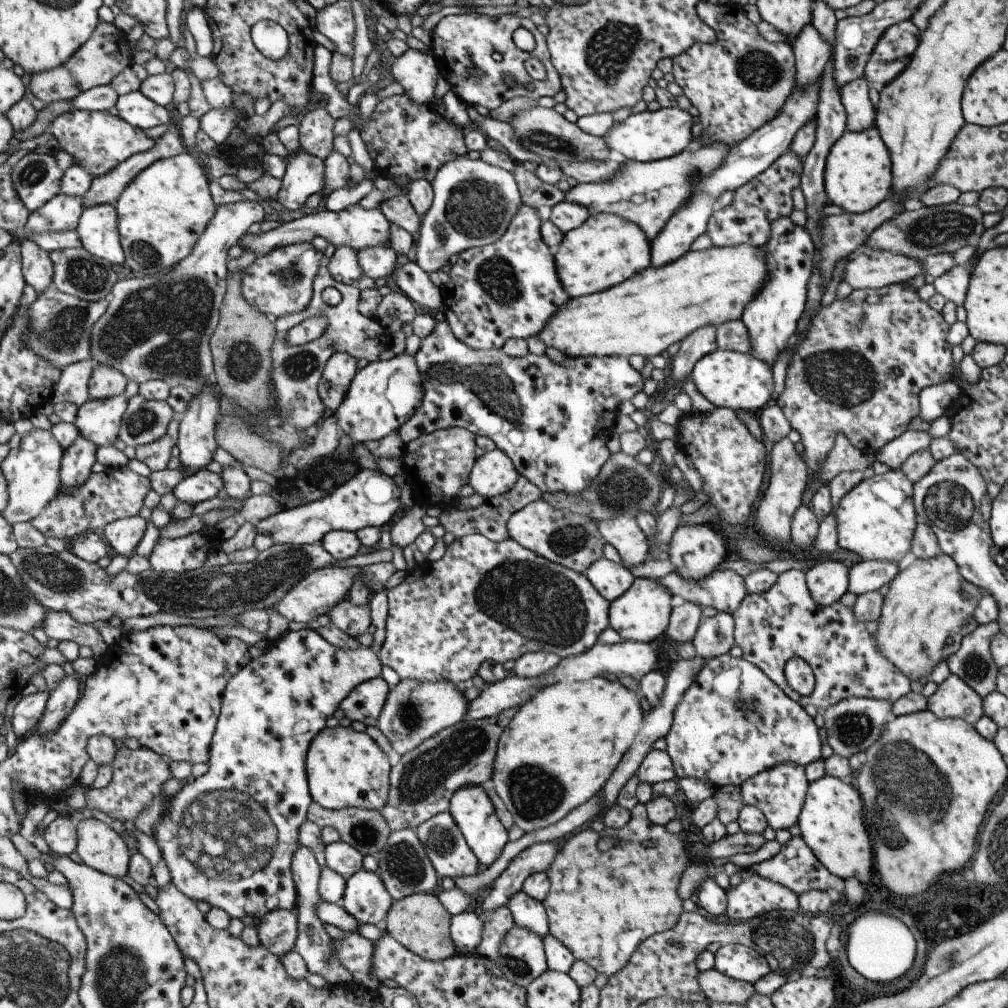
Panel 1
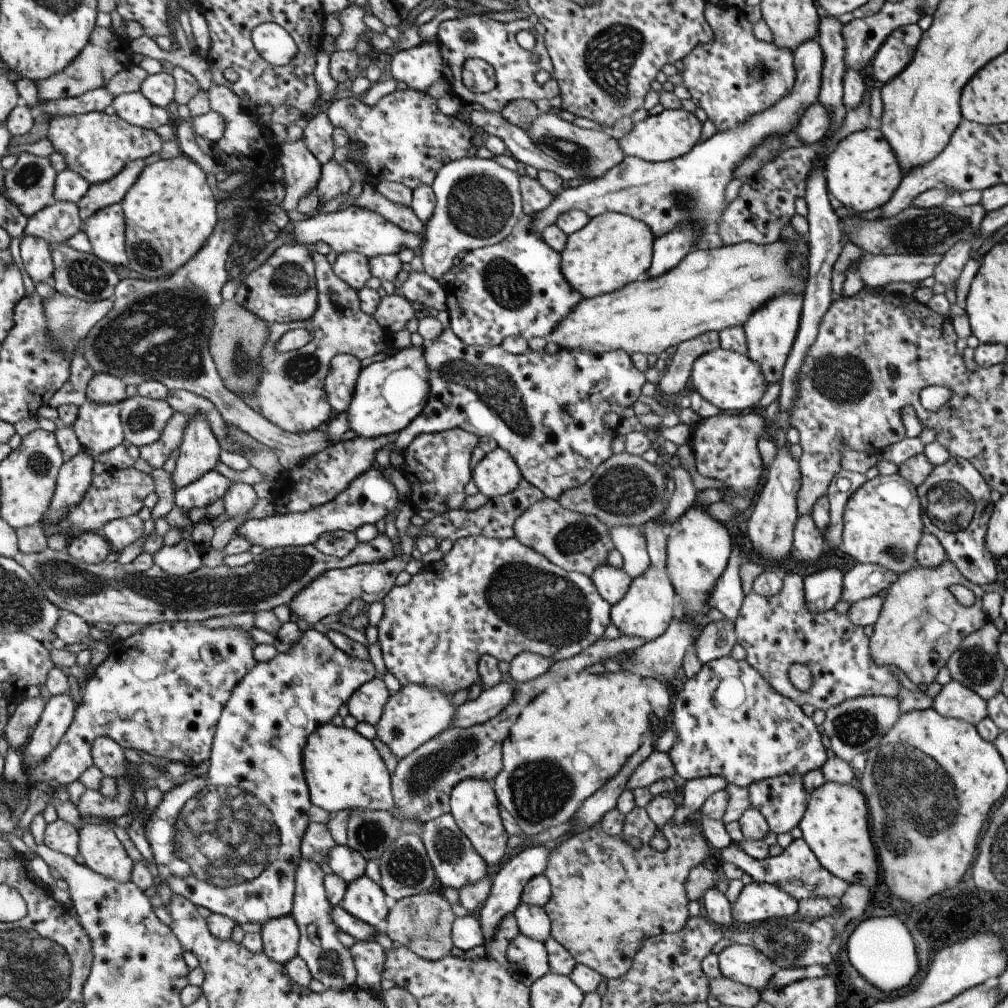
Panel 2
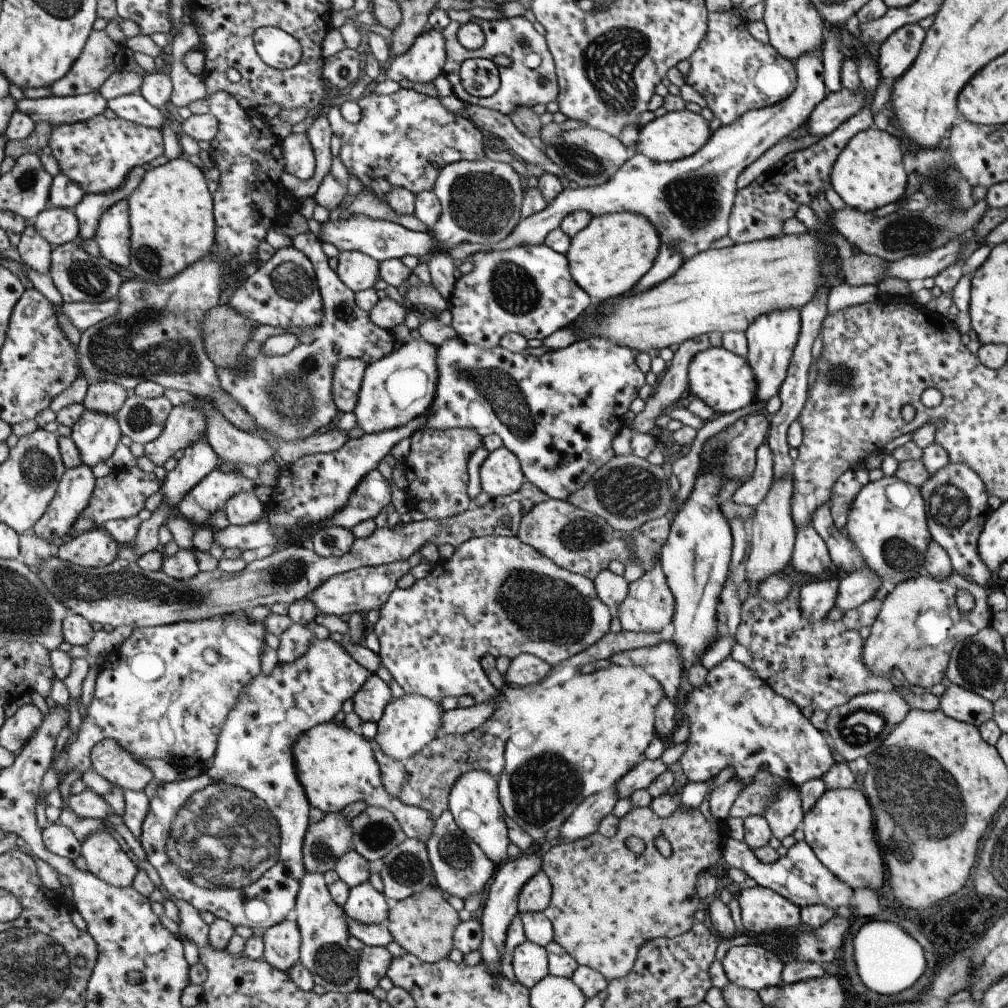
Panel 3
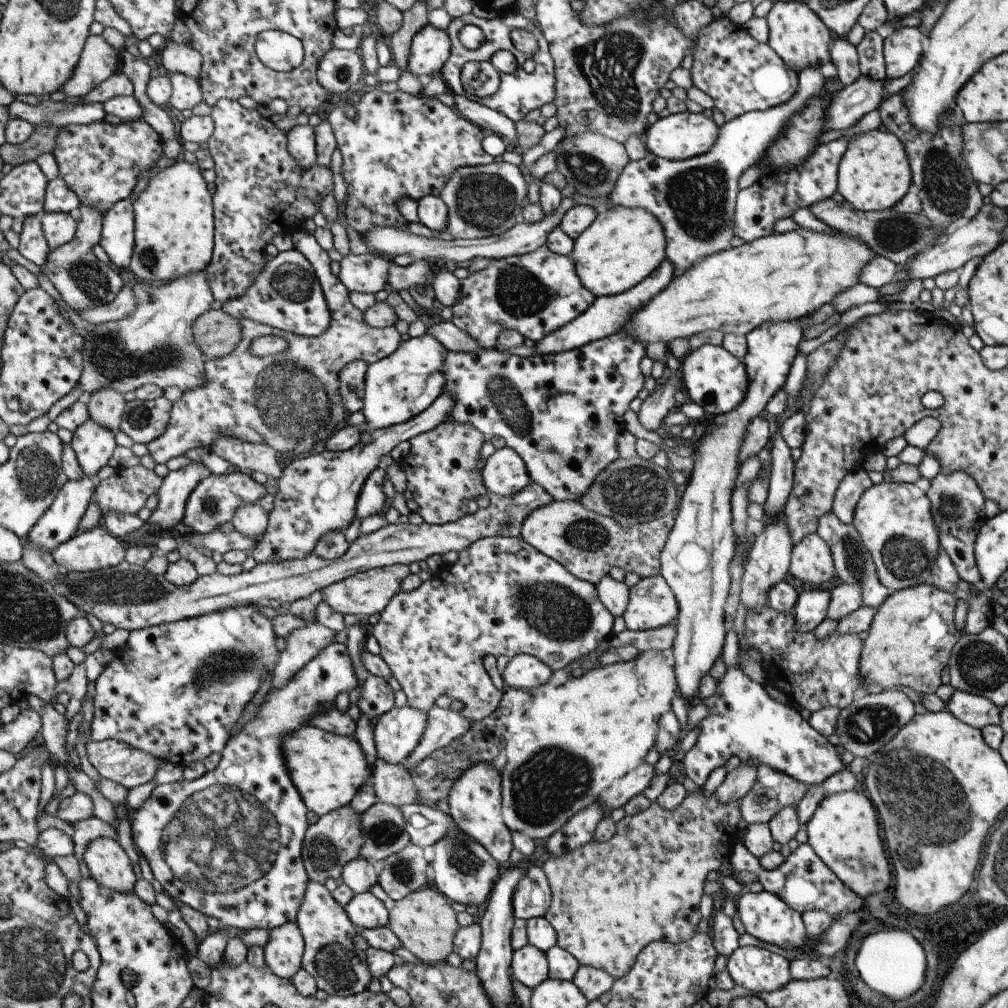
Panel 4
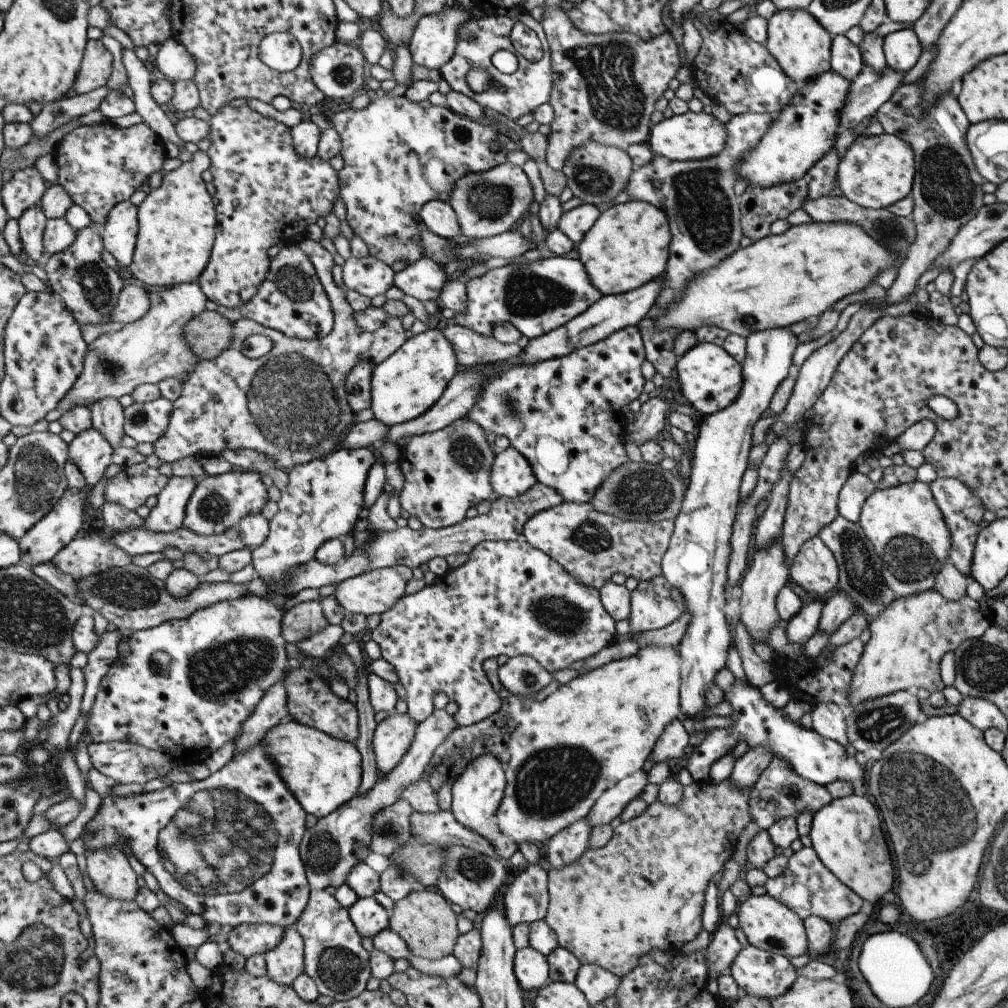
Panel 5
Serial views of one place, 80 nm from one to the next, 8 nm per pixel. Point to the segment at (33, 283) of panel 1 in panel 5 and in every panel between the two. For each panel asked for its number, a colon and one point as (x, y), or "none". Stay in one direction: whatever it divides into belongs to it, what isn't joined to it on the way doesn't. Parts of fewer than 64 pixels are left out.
2: (38, 261)
3: (35, 250)
4: (34, 246)
5: (33, 223)

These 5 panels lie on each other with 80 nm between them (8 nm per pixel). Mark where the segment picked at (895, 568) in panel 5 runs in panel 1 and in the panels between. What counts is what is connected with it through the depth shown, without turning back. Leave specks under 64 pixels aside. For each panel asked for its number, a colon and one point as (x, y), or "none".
1: (875, 520)
2: (882, 523)
3: (887, 522)
4: (894, 522)

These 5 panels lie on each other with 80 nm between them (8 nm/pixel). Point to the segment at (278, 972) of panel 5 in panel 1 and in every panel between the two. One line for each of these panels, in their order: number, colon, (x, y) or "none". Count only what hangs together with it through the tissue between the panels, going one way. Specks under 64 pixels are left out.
1: (278, 930)
2: (281, 936)
3: (283, 943)
4: (287, 947)

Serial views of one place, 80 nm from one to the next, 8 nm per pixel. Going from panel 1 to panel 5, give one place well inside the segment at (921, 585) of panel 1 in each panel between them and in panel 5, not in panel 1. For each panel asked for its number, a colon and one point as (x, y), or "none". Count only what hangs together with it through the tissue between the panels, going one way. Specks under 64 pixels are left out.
2: (920, 623)
3: (917, 625)
4: (909, 639)
5: (906, 641)

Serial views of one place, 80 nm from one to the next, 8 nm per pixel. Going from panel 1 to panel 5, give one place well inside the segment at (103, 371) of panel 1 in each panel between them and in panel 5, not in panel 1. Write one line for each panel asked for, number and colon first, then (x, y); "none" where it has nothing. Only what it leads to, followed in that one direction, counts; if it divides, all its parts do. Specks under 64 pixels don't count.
2: (104, 389)
3: (107, 397)
4: (107, 407)
5: (108, 416)

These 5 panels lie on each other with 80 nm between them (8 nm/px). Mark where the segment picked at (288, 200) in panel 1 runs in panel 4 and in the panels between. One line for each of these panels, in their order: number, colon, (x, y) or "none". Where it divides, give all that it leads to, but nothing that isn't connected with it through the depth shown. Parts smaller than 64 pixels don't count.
2: (303, 172)
3: (298, 150)
4: (303, 146)

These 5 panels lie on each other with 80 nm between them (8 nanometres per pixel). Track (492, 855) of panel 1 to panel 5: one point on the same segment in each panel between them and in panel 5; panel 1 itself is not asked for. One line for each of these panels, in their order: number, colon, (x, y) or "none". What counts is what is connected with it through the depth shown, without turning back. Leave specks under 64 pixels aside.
2: (474, 803)
3: (475, 802)
4: (475, 802)
5: (478, 793)

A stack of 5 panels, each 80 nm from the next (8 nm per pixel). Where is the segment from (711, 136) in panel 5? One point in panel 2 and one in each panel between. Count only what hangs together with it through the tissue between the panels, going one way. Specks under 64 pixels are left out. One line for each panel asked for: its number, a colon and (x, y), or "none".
2: (671, 134)
3: (677, 134)
4: (679, 136)

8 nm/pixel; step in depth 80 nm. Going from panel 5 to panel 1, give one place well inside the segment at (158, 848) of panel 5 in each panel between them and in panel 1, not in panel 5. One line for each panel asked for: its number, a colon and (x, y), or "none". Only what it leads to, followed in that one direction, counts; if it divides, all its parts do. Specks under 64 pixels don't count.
1: (229, 838)
2: (231, 841)
3: (249, 812)
4: (248, 818)

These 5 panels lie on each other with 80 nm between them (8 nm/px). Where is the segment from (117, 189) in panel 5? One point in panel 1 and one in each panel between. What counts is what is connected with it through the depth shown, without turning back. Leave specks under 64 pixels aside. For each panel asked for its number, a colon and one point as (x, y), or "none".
1: (98, 141)
2: (98, 146)
3: (99, 154)
4: (102, 163)

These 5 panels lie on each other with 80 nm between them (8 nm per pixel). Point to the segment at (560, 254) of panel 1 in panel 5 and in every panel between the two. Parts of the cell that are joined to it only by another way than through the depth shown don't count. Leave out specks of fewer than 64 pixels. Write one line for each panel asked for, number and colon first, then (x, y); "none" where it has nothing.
2: (612, 250)
3: (606, 258)
4: (622, 246)
5: (628, 244)

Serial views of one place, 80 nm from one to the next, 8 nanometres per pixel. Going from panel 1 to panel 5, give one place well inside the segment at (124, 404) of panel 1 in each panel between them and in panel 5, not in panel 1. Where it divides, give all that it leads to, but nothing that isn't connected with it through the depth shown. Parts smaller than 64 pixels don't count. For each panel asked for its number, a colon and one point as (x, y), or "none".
2: (100, 429)
3: (97, 435)
4: (94, 445)
5: (91, 451)

